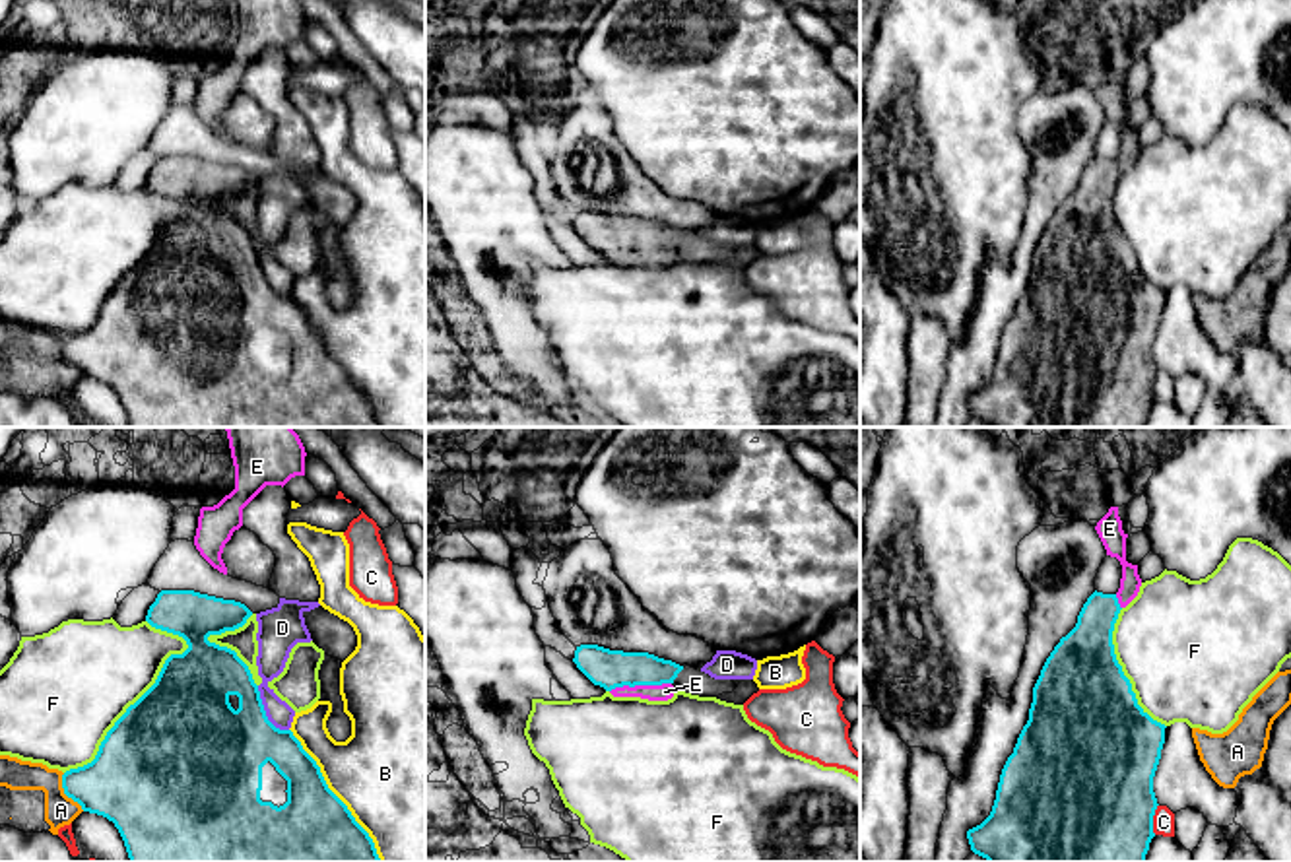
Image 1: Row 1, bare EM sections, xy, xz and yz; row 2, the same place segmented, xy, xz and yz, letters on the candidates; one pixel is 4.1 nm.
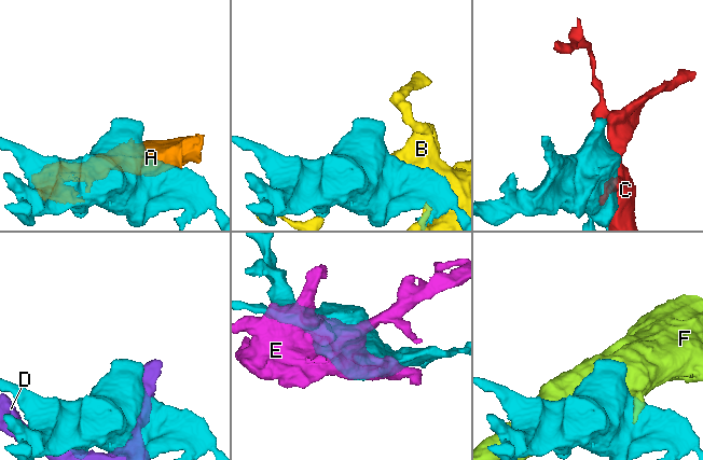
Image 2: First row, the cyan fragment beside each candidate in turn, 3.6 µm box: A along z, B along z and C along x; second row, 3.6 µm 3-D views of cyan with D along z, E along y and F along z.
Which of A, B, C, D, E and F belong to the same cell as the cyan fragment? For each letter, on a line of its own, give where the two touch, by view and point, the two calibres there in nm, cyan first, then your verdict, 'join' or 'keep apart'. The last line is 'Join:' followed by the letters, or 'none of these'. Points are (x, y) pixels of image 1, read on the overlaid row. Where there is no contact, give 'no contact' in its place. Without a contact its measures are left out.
A: meets cyan in xy at (65, 793); 320 nm thick on the cyan side, 130 nm on the other; keep apart
B: meets cyan in xy at (334, 795); 440 nm thick on the cyan side, 460 nm on the other; keep apart
C: meets cyan in yz at (1152, 820); 500 nm thick on the cyan side, 100 nm on the other; keep apart
D: meets cyan in xy at (264, 713); 380 nm thick on the cyan side, 130 nm on the other; keep apart
E: meets cyan in xz at (639, 684); 160 nm thick on the cyan side, 70 nm on the other; join
F: meets cyan in xy at (129, 707); 500 nm thick on the cyan side, 480 nm on the other; keep apart
Join: E

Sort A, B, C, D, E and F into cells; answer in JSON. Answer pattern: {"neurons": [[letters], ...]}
{"neurons": [["A"], ["B"], ["C"], ["D"], ["E"], ["F"]]}

